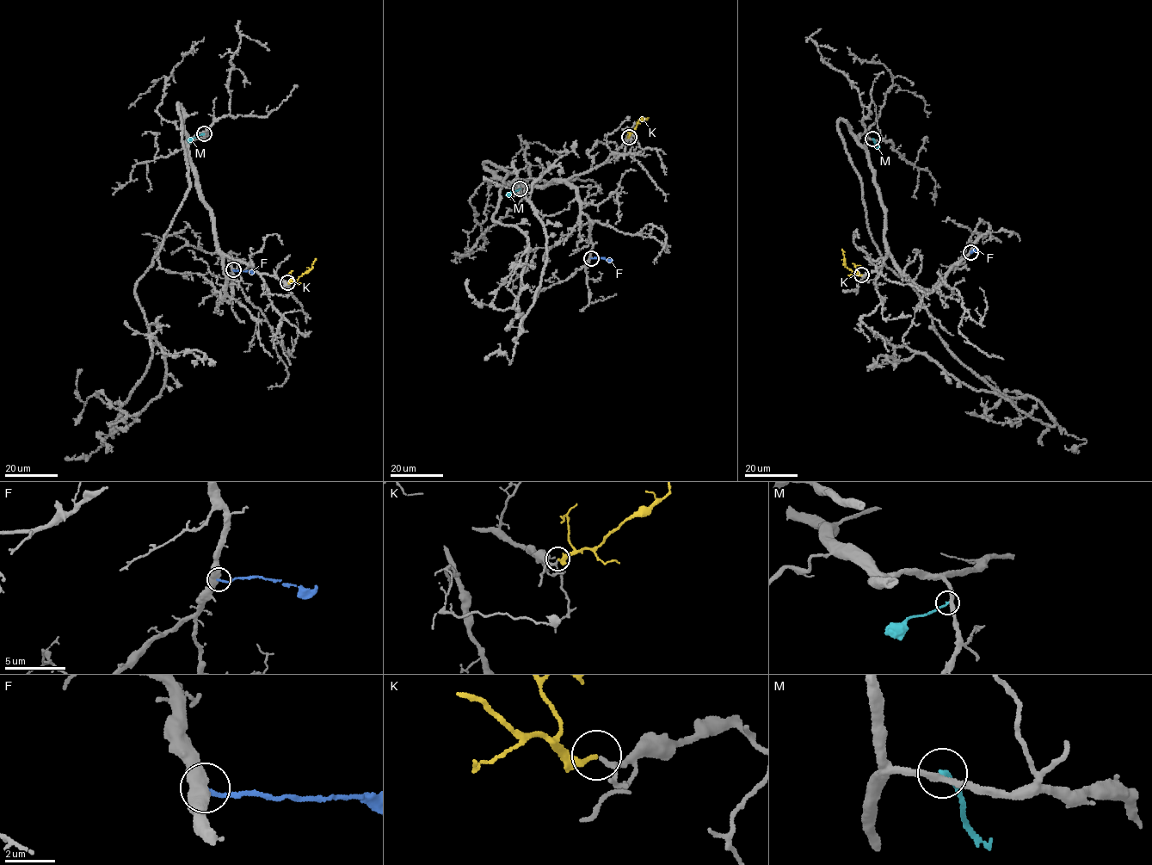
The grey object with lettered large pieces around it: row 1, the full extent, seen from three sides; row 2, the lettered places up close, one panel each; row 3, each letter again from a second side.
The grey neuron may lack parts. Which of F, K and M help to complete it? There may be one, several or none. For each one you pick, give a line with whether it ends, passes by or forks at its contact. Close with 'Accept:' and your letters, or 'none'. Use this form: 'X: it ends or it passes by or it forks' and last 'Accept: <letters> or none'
K: it ends
Accept: K

